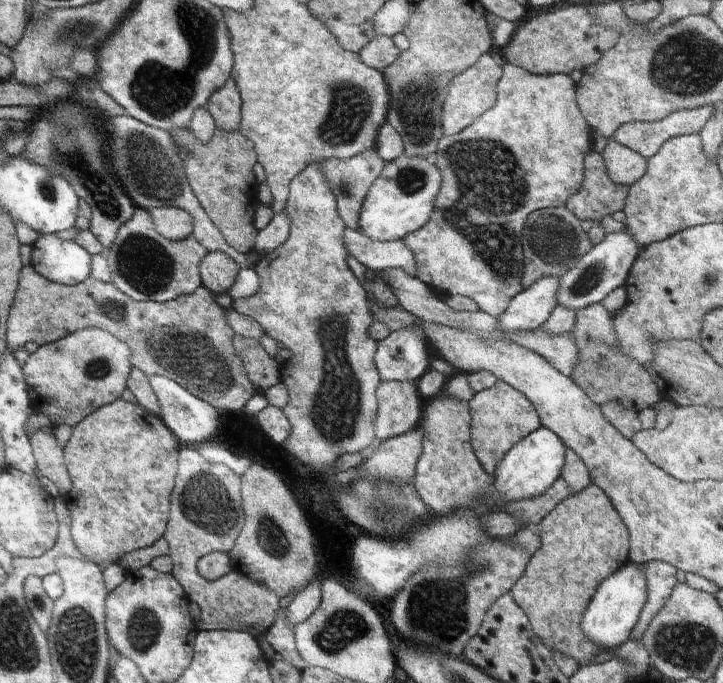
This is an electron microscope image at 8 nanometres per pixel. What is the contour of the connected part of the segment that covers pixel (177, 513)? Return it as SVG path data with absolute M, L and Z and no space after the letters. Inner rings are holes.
M182 446L177 460L175 485L169 504L169 521L163 534L169 544L169 559L173 567L171 573L182 585L190 601L194 601L201 608L201 626L209 631L242 631L258 639L267 633L276 618L280 608L279 596L267 586L257 582L222 582L218 579L209 581L203 579L197 571L197 562L204 555L214 551L228 553L234 546L236 537L240 534L244 524L245 512L241 499L241 477L231 471L226 465L209 463L195 450Z

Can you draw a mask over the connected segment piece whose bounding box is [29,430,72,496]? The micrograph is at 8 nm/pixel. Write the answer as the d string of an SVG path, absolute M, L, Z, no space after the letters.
M40 430L30 437L29 443L39 472L58 486L62 496L68 494L72 490L72 480L66 470L63 448L56 437Z

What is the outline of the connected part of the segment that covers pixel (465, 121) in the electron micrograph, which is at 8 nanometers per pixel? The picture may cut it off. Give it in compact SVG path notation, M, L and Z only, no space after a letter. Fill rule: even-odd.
M489 53L483 54L474 66L458 73L447 84L446 98L441 112L443 134L450 136L468 128L483 112L491 109L497 99L497 82L503 75L502 67Z

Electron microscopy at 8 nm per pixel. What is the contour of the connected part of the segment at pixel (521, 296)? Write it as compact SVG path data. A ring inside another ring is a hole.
M540 277L511 300L508 308L497 318L504 332L531 331L540 328L558 304L559 278Z

